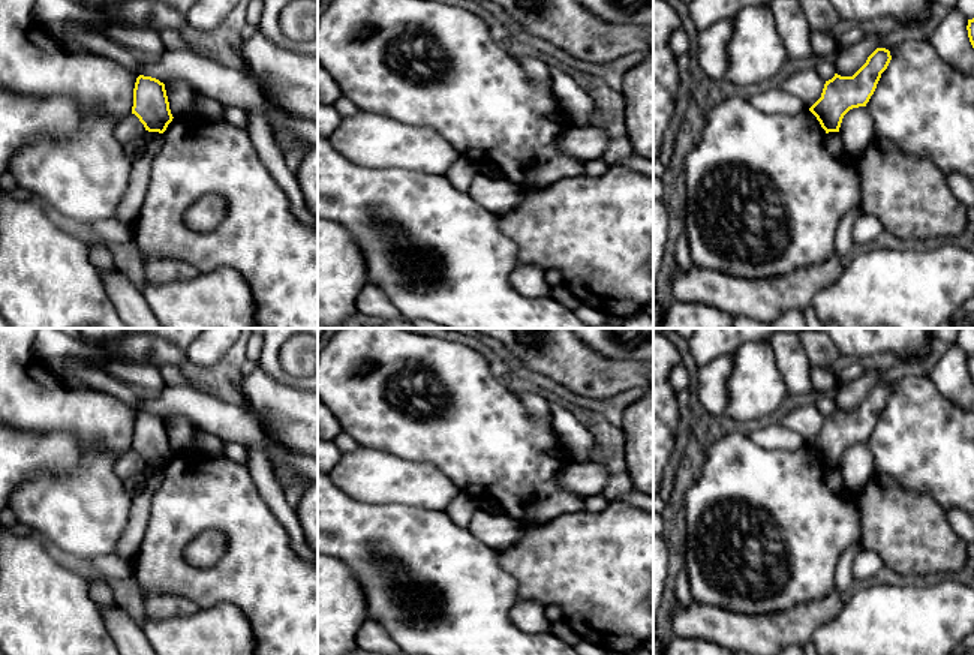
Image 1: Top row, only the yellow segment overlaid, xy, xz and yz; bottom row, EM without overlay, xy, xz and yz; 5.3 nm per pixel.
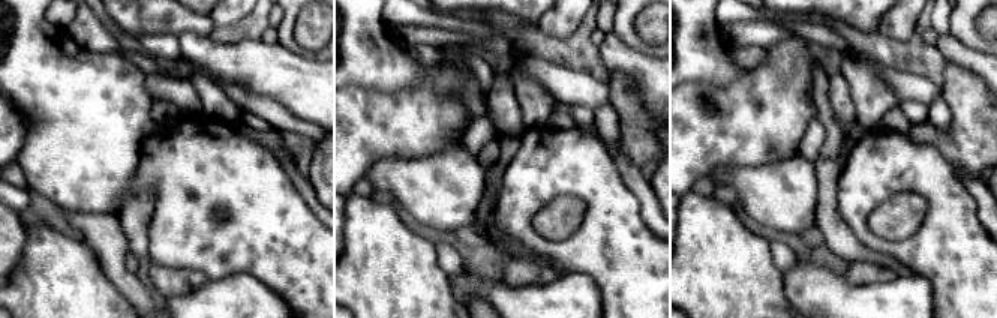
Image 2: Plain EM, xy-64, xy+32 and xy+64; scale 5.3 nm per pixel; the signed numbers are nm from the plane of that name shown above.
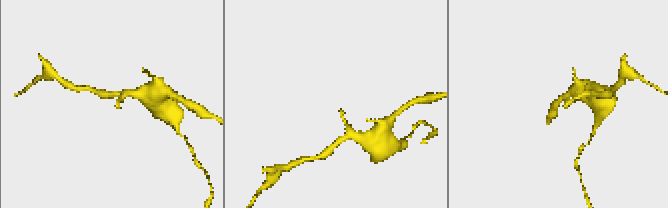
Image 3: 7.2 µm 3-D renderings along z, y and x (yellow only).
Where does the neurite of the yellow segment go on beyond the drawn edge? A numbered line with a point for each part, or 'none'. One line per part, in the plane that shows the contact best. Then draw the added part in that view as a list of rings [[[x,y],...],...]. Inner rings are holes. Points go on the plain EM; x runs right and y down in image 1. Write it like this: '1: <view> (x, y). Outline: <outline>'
none

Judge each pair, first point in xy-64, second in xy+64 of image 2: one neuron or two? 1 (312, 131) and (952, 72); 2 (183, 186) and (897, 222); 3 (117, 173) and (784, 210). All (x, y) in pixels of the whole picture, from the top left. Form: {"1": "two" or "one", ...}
{"1": "two", "2": "two", "3": "one"}

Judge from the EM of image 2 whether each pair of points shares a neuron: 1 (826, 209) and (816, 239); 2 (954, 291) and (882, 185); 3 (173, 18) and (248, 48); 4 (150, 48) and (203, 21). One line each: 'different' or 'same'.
1: different
2: same
3: different
4: different

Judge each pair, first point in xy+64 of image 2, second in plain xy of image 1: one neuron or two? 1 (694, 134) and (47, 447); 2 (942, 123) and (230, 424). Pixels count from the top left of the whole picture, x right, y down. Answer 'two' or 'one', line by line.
1: one
2: two

